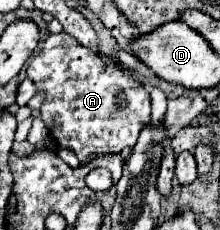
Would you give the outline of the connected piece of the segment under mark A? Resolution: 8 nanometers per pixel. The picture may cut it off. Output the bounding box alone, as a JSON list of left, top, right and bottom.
[26,31,150,161]

